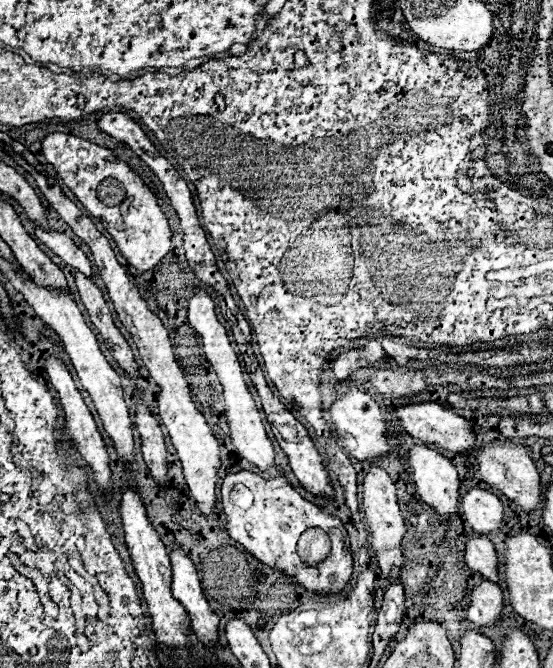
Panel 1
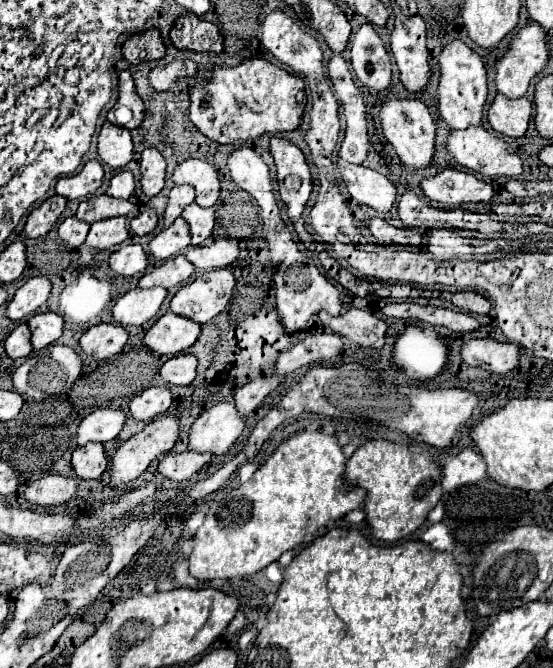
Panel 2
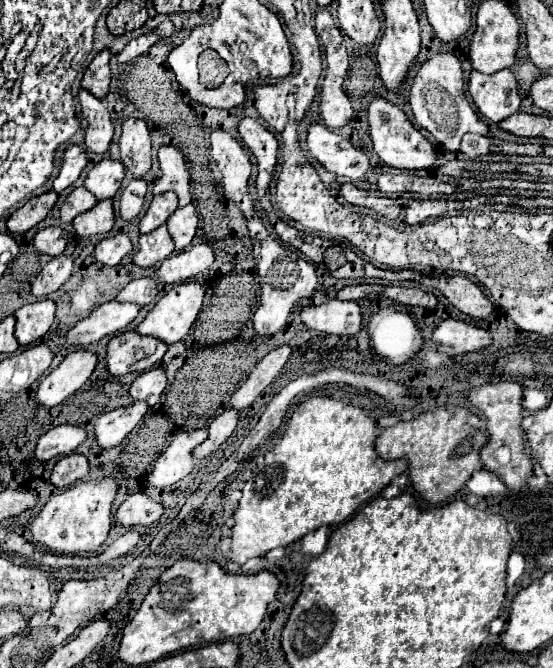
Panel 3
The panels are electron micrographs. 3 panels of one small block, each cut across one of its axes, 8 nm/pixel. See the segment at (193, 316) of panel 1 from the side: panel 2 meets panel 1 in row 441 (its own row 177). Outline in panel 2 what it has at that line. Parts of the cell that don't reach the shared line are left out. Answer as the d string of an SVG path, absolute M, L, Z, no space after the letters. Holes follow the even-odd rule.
M238 146L228 154L228 168L232 180L252 194L252 198L258 202L258 206L270 206L274 194L272 194L272 182L266 162L256 154L250 146Z

